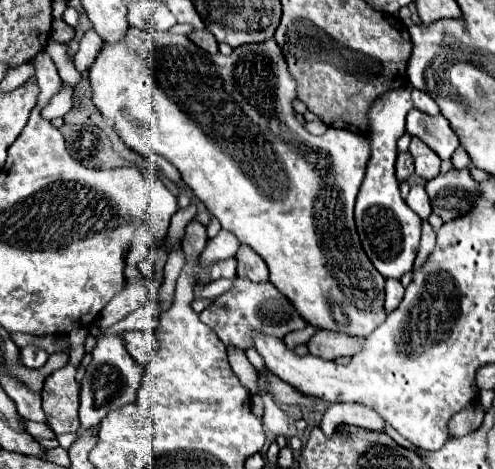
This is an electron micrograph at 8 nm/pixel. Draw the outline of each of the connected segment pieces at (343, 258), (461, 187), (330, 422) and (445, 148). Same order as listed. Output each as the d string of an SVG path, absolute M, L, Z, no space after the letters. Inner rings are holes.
M129 26L123 40L103 44L103 50L99 52L99 56L95 58L95 62L89 70L89 80L91 80L91 90L93 90L93 104L103 114L103 118L113 120L113 128L117 130L117 134L121 136L125 146L129 146L131 150L135 150L143 156L159 154L165 160L169 160L181 172L185 184L193 190L193 194L221 222L221 226L225 230L233 232L241 244L251 246L267 262L273 286L277 286L293 302L293 306L297 306L299 314L309 324L323 328L323 330L345 332L351 336L369 336L385 320L385 312L383 312L385 278L373 268L371 260L363 252L357 230L355 230L355 220L353 220L355 198L357 198L359 186L363 182L365 166L369 160L369 142L363 134L331 127L324 135L314 136L305 130L303 124L297 122L295 108L293 108L293 102L297 100L297 84L295 84L295 78L287 70L285 56L281 52L279 44L275 42L275 38L269 38L259 44L237 46L237 48L233 48L233 52L229 56L223 56L223 54L209 54L209 52L197 48L197 44L193 44L187 36L169 34L169 32L145 32L145 30Z
M467 168L449 170L447 174L439 174L425 184L433 212L443 222L451 222L465 216L479 196L477 188L479 184L471 178Z
M341 402L341 404L331 404L321 420L321 430L327 438L333 438L335 434L335 426L337 424L351 424L351 426L359 426L359 428L367 428L367 430L375 430L375 432L383 432L385 424L383 418L373 412L371 408L363 406L363 404L349 404L349 402Z
M413 108L406 116L405 129L411 136L417 136L427 146L431 146L431 150L437 152L441 160L449 160L451 154L459 148L457 134L451 130L449 122L441 114L429 116Z

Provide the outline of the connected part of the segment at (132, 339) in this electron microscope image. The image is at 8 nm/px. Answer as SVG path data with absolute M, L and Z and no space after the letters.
M133 330L123 334L127 342L127 350L133 356L135 362L139 362L143 368L149 368L153 356L157 354L157 336L155 332L143 332L143 330Z

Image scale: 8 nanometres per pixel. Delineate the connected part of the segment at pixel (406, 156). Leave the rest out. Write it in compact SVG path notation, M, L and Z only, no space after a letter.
M399 152L395 170L397 170L399 180L407 180L413 174L413 156L409 152Z

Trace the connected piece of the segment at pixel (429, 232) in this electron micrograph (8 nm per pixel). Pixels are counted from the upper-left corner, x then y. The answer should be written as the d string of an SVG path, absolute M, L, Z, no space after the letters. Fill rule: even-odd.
M425 220L425 222L423 222L423 232L421 232L421 248L419 248L419 254L417 254L417 258L415 258L413 270L419 270L419 268L421 268L421 264L429 258L429 254L433 252L433 248L435 248L435 232L433 232L433 228L429 226L429 222Z

